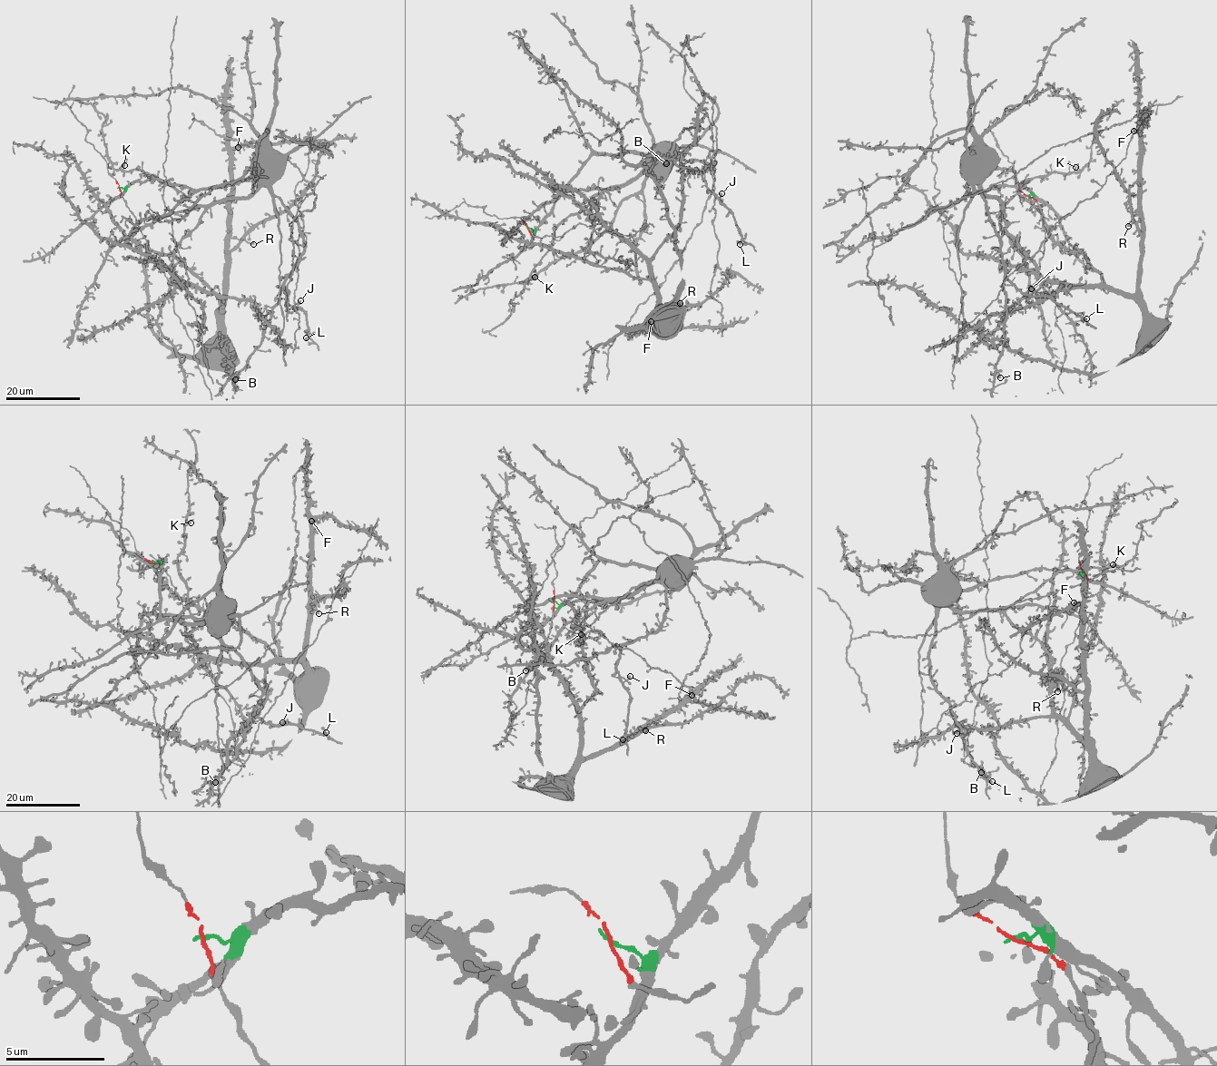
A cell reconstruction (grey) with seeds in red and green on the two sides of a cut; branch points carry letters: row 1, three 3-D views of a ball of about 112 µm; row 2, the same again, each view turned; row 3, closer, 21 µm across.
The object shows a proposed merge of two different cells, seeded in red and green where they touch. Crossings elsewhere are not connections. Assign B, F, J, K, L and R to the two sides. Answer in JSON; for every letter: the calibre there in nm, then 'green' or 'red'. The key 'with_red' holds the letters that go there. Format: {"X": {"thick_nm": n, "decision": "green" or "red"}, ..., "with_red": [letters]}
{"B": {"thick_nm": 500, "decision": "green"}, "F": {"thick_nm": 380, "decision": "red"}, "J": {"thick_nm": 400, "decision": "green"}, "K": {"thick_nm": 260, "decision": "green"}, "L": {"thick_nm": 400, "decision": "green"}, "R": {"thick_nm": 320, "decision": "red"}, "with_red": ["F", "R"]}

